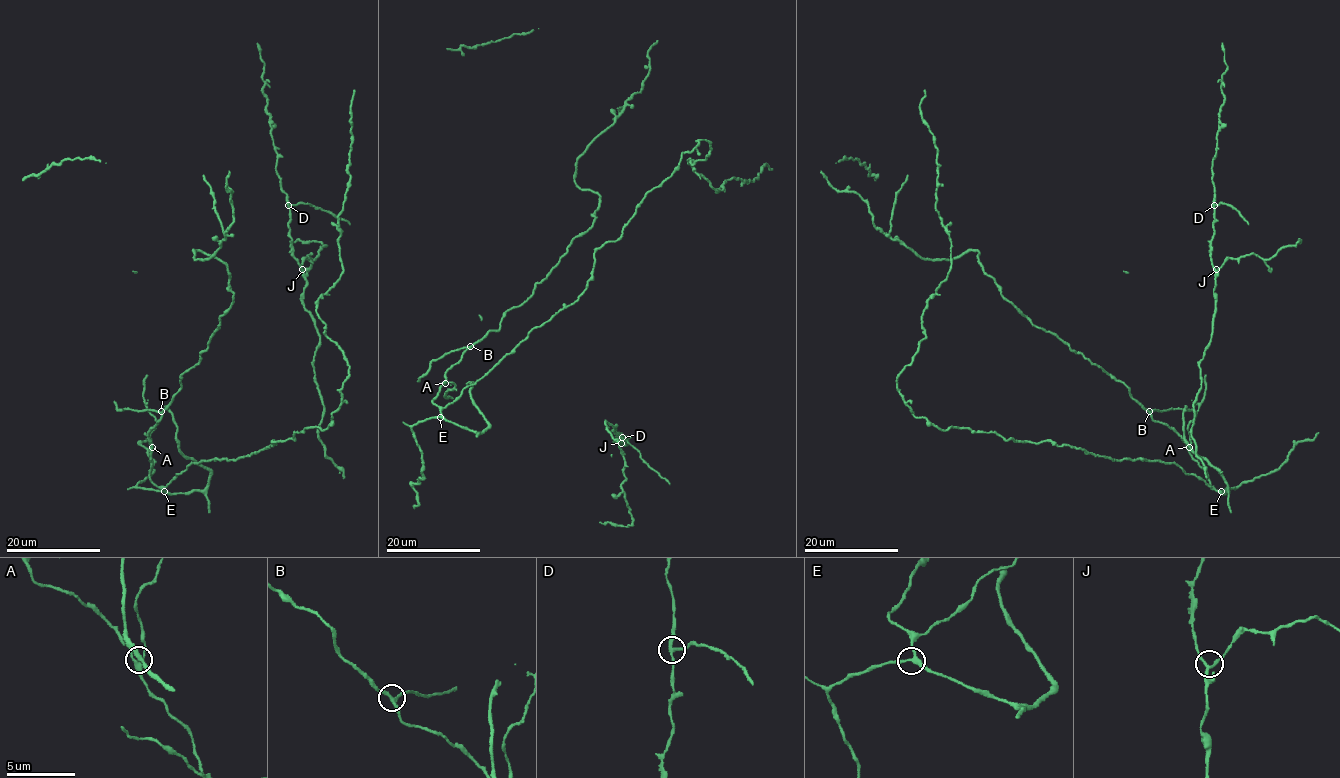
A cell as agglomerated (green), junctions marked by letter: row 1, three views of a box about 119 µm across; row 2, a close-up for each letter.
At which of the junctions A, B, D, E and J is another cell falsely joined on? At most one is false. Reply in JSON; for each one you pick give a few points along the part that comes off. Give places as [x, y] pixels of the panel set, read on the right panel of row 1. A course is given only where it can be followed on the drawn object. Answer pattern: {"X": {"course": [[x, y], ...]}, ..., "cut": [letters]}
{"D": {"course": [[1213, 205], [1234, 207], [1248, 225]]}, "cut": ["D"]}

